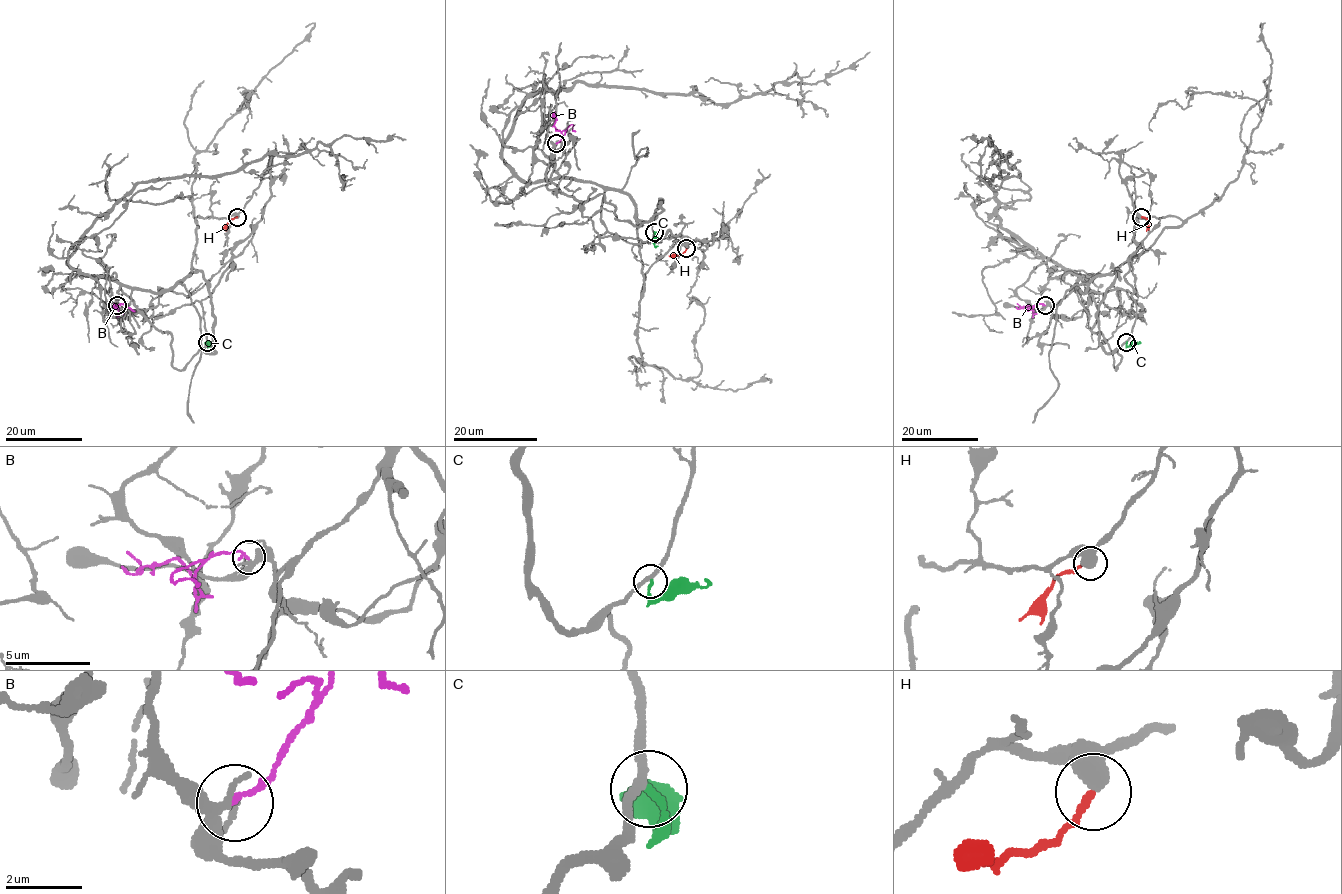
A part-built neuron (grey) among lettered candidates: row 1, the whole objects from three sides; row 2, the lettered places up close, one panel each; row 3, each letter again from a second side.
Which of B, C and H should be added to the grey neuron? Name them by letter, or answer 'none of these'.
B

